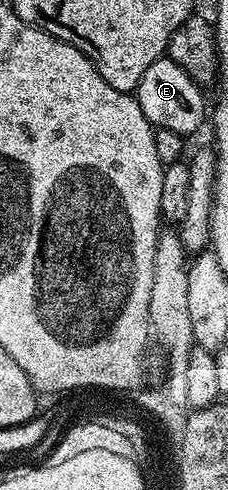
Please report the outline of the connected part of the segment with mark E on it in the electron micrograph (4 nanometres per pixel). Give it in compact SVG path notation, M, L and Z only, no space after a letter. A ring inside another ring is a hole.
M164 56L149 64L145 76L141 76L141 84L133 93L141 104L141 112L145 112L145 120L149 120L156 130L190 136L197 133L203 121L209 118L209 102L203 99L203 90L204 87L194 82L181 64Z

